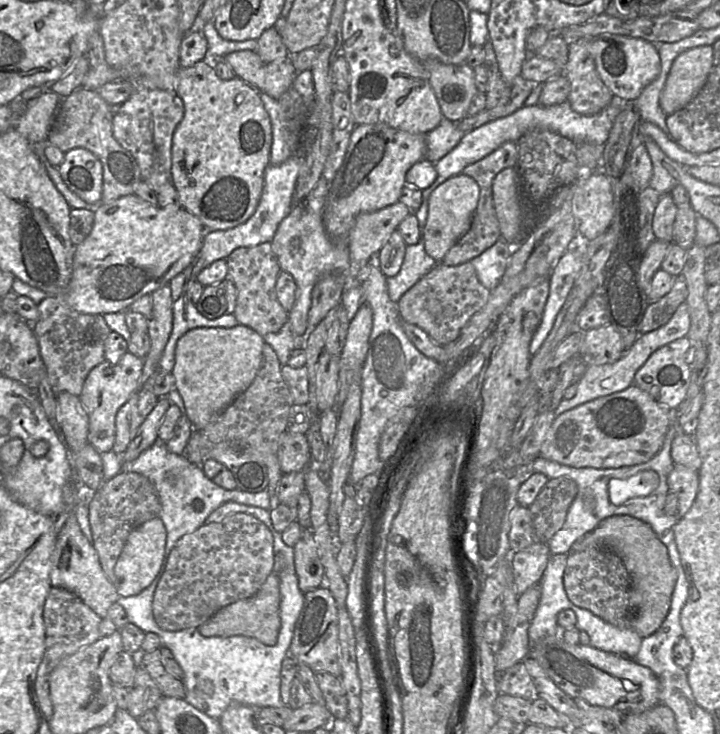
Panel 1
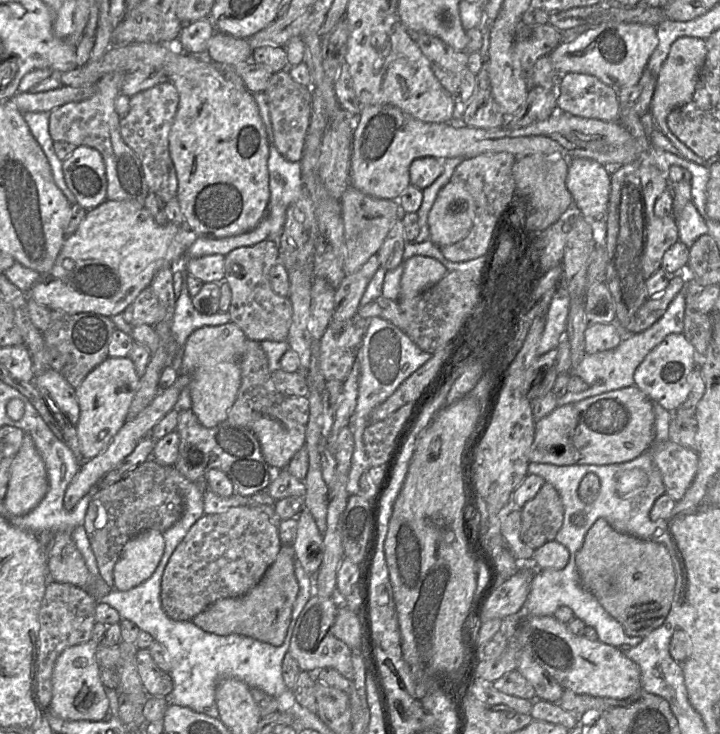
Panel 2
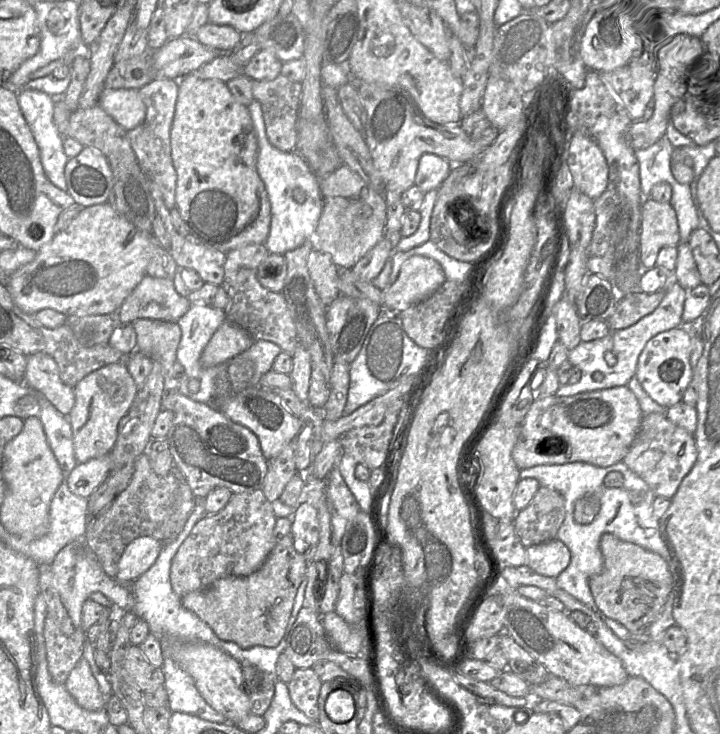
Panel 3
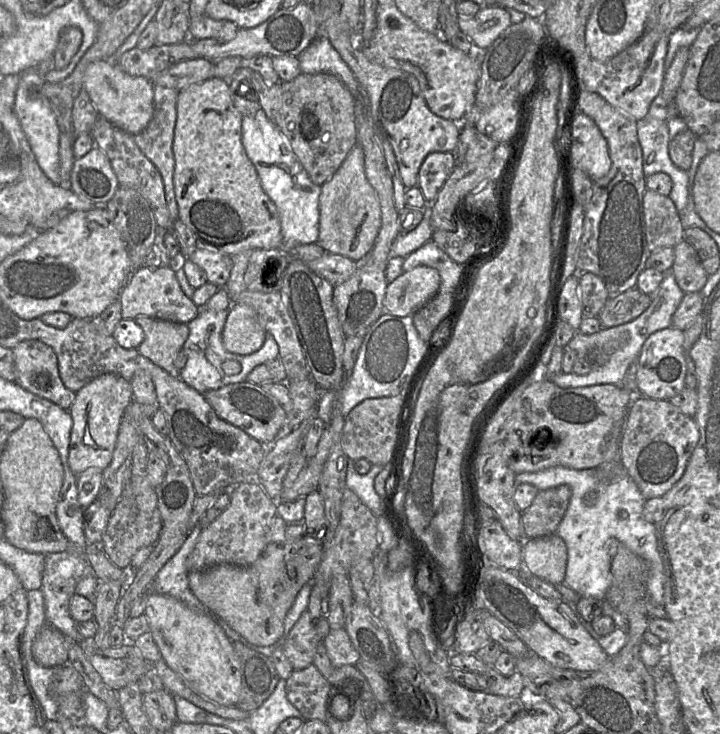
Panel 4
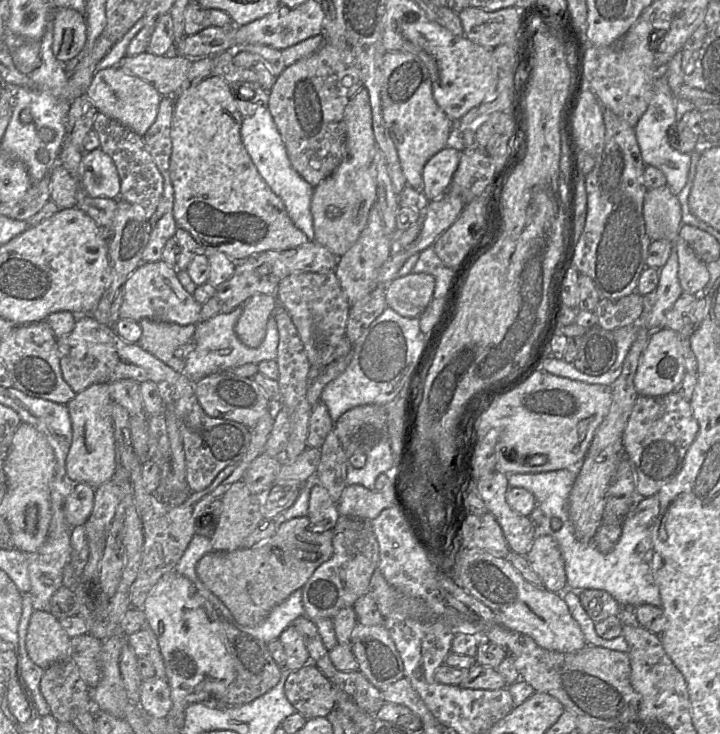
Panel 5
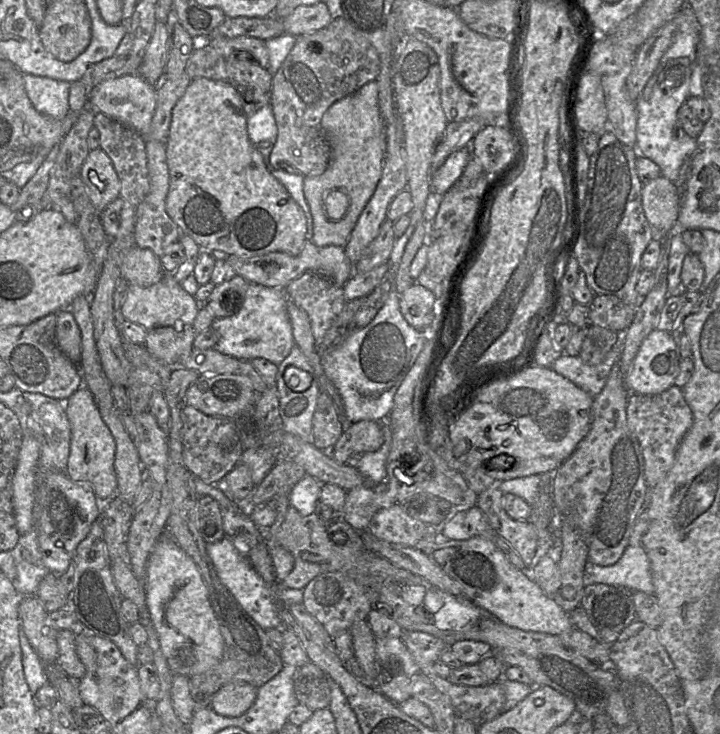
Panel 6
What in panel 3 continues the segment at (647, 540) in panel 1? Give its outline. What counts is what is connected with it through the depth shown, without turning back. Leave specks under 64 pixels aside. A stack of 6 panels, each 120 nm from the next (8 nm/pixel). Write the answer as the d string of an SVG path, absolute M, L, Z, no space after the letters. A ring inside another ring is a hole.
M612 533L602 534L599 546L603 556L603 569L589 578L589 588L597 608L600 613L624 625L632 635L648 633L648 629L661 614L673 589L675 574L678 580L678 569L674 556L664 556L633 542L622 541Z

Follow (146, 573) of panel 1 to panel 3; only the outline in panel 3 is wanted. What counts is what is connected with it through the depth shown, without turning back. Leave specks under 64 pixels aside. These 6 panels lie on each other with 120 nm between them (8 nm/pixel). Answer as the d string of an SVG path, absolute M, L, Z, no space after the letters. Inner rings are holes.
M152 537L134 539L120 558L115 579L123 584L135 581L154 564L161 548L162 543Z

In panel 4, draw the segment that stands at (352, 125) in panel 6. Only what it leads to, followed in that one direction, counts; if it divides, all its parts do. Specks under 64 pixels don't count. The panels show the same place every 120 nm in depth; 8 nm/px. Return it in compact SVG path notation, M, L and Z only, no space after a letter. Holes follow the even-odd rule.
M357 143L336 173L321 185L317 243L326 251L361 260L373 248L381 226L380 202L365 173L365 153Z

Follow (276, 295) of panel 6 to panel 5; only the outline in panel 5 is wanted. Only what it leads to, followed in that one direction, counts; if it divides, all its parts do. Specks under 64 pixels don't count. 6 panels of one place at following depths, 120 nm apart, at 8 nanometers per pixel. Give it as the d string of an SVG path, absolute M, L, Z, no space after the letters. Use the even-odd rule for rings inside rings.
M242 306L235 308L230 313L219 313L208 320L201 320L196 324L193 339L196 342L195 349L185 359L184 374L193 382L218 372L231 370L247 363L258 364L265 360L275 360L279 344L279 333L273 316L270 317L266 335L260 346L251 348L244 345L237 337L234 328L242 313Z

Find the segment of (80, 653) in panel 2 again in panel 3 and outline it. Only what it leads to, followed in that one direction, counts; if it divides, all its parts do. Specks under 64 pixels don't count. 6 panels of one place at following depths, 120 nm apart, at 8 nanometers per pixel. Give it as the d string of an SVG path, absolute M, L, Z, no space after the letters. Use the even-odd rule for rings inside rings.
M83 657L71 670L64 686L82 708L90 711L104 708L106 697L101 693L90 665Z

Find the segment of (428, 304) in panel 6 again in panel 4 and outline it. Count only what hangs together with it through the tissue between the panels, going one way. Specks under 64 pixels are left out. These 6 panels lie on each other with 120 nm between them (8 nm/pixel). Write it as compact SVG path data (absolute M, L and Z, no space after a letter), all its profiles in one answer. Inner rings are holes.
M419 265L404 271L388 284L384 308L397 317L412 316L439 293L440 283L440 274L433 267Z

